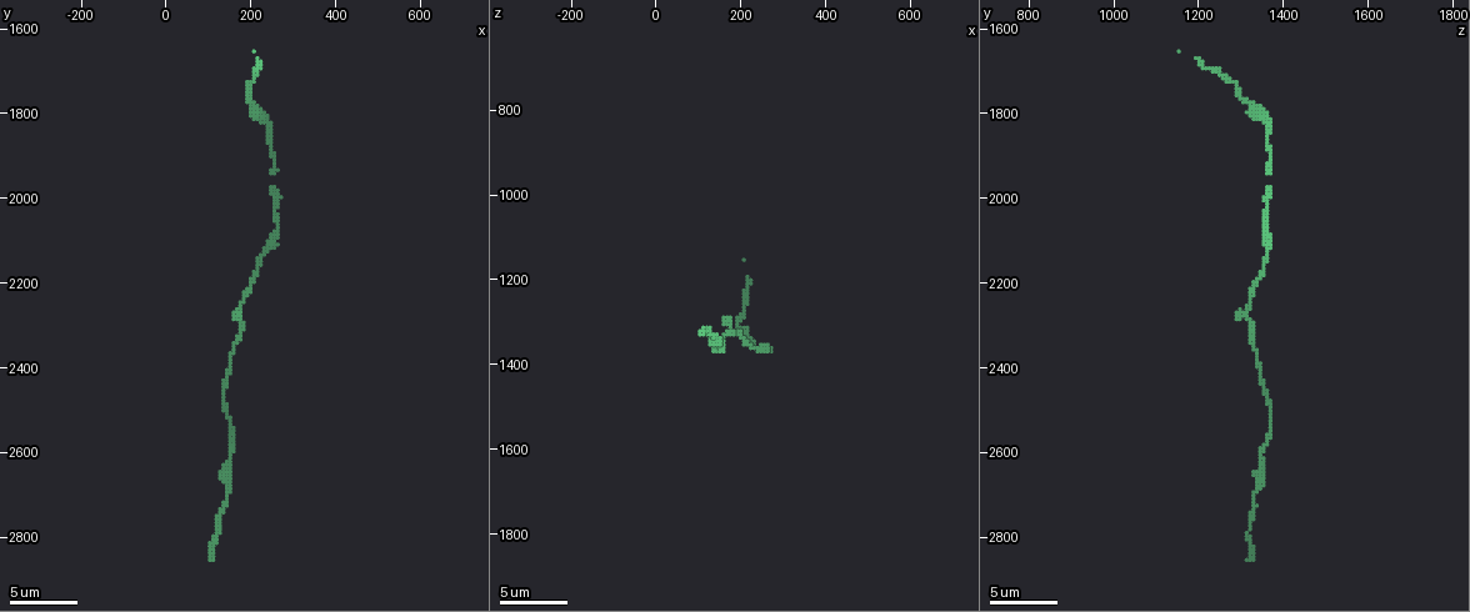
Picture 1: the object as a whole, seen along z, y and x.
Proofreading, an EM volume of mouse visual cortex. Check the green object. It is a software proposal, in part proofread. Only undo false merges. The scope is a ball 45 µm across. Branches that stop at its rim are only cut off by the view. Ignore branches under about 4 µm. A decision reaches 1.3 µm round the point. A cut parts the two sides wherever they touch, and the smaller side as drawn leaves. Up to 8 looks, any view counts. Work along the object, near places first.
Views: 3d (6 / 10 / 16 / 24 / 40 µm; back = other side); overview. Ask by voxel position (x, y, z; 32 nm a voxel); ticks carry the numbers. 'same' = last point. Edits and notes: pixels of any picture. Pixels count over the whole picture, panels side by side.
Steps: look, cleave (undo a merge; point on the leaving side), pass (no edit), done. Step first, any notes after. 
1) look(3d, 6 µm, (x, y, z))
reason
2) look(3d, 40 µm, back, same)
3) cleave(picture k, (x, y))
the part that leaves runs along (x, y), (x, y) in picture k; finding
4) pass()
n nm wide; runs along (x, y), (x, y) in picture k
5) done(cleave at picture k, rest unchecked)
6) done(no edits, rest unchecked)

look(3d, 10 µm, (155, 2620, 1350))
calibre changes

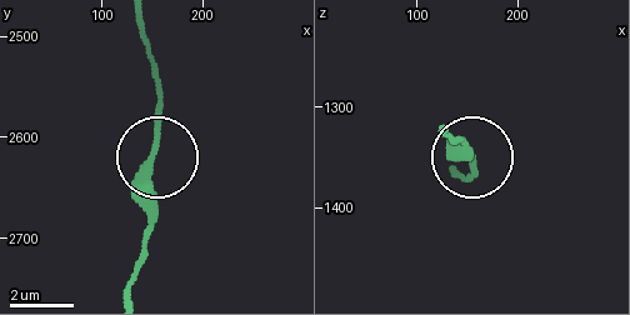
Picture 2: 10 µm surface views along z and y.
look(3d, 10 µm, back, same)

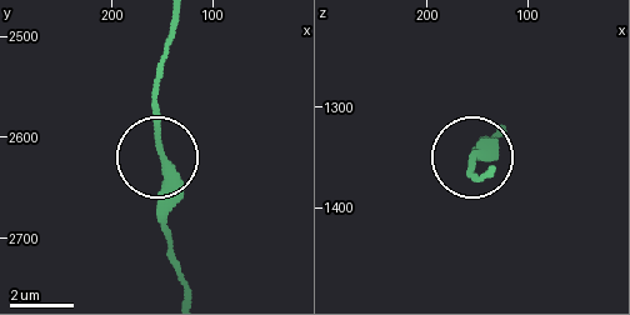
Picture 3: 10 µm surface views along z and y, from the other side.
pass()
continuous, no second cell

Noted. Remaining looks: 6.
look(3d, 6 µm, (175, 2315, 1330))
sudden change in width

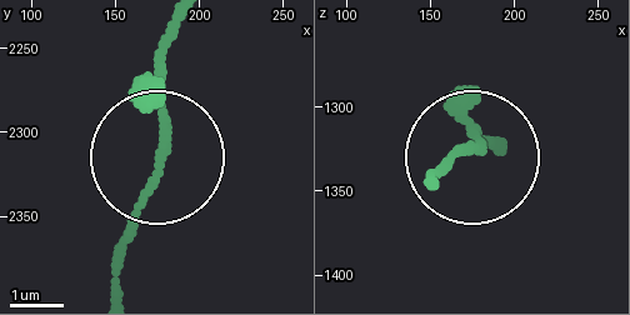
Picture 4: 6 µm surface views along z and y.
pass()
runs along (496, 153), (474, 130), (474, 158), (434, 170) in picture 4; all the same cell

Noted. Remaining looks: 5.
look(3d, 10 µm, (230, 2135, 1355))

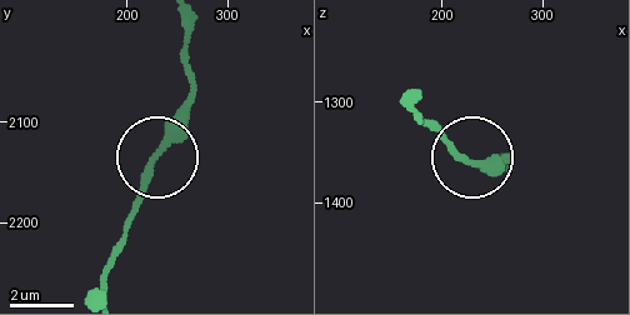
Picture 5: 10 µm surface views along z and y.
pass()
210 nm wide; runs along (126, 226), (191, 86) in picture 5; all the same cell

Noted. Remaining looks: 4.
look(3d, 10 µm, (140, 2465, 1365))
calibre changes

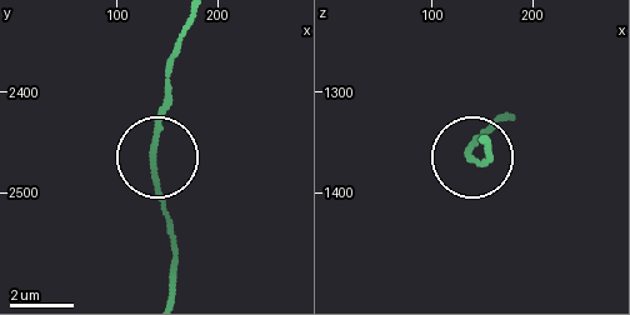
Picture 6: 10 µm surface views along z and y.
look(3d, 6 µm, (138, 2462, 1360))

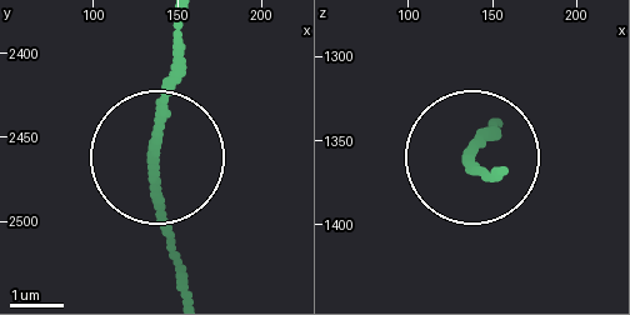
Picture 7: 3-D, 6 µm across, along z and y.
pass()
runs along (495, 120), (469, 160), (495, 174) in picture 7; continuous, no second cell

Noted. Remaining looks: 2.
done(no edits, rest unchecked)

